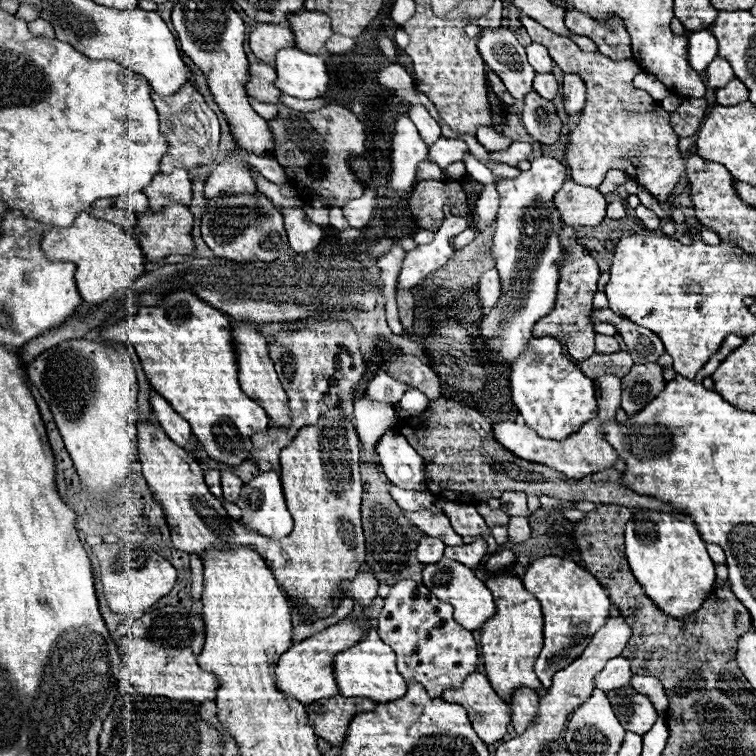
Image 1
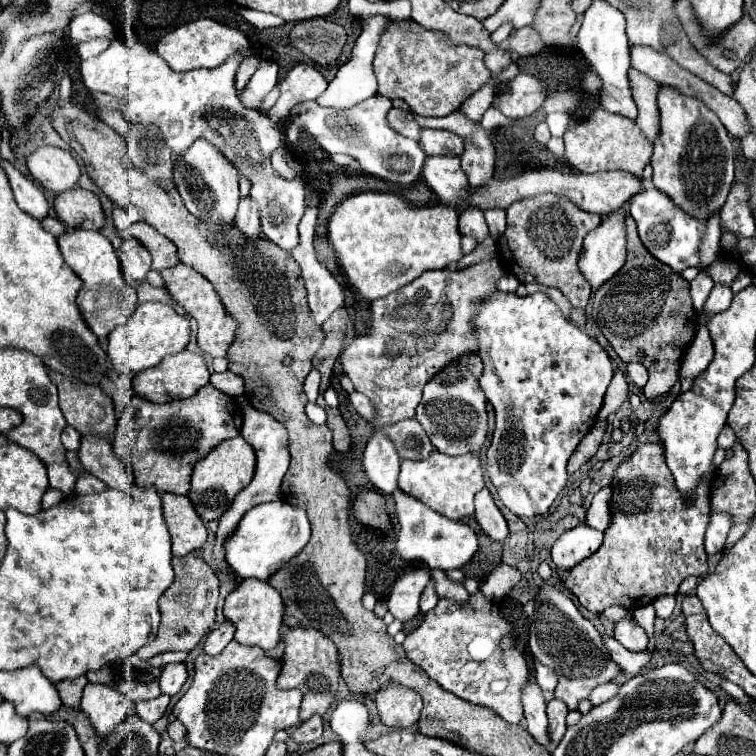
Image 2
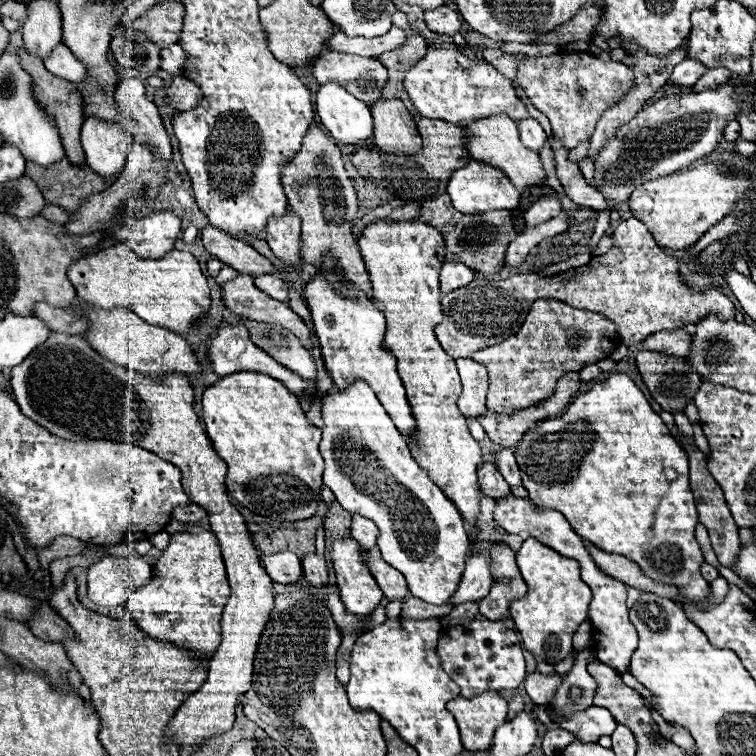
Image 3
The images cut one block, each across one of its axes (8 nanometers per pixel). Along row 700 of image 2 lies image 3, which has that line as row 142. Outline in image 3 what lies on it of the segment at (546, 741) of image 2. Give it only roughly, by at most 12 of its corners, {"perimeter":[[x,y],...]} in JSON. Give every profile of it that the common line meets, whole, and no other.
{"perimeter":[[536,120],[518,122],[520,140],[534,152],[548,136]]}

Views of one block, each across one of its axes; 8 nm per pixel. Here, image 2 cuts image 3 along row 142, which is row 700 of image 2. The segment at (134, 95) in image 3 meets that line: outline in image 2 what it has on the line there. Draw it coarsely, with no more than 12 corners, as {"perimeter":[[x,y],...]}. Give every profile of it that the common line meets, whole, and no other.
{"perimeter":[[170,696],[140,700],[136,712],[144,722],[154,724],[166,714]]}

